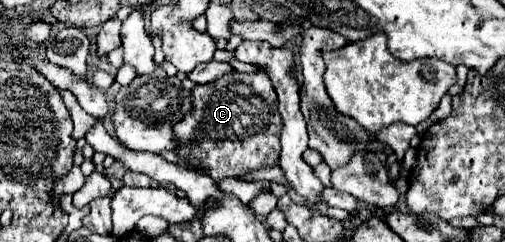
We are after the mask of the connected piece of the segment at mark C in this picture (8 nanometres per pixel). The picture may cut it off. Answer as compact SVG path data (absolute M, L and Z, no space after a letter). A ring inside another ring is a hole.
M234 72L230 74L230 78L218 78L218 82L212 82L210 86L196 86L192 90L192 98L194 98L194 110L190 112L190 118L184 118L182 122L178 122L178 126L174 126L174 132L178 134L176 154L180 158L188 160L194 166L206 168L214 180L226 176L234 178L246 170L270 168L278 162L282 118L278 114L278 100L274 94L274 86L264 72L260 74Z

